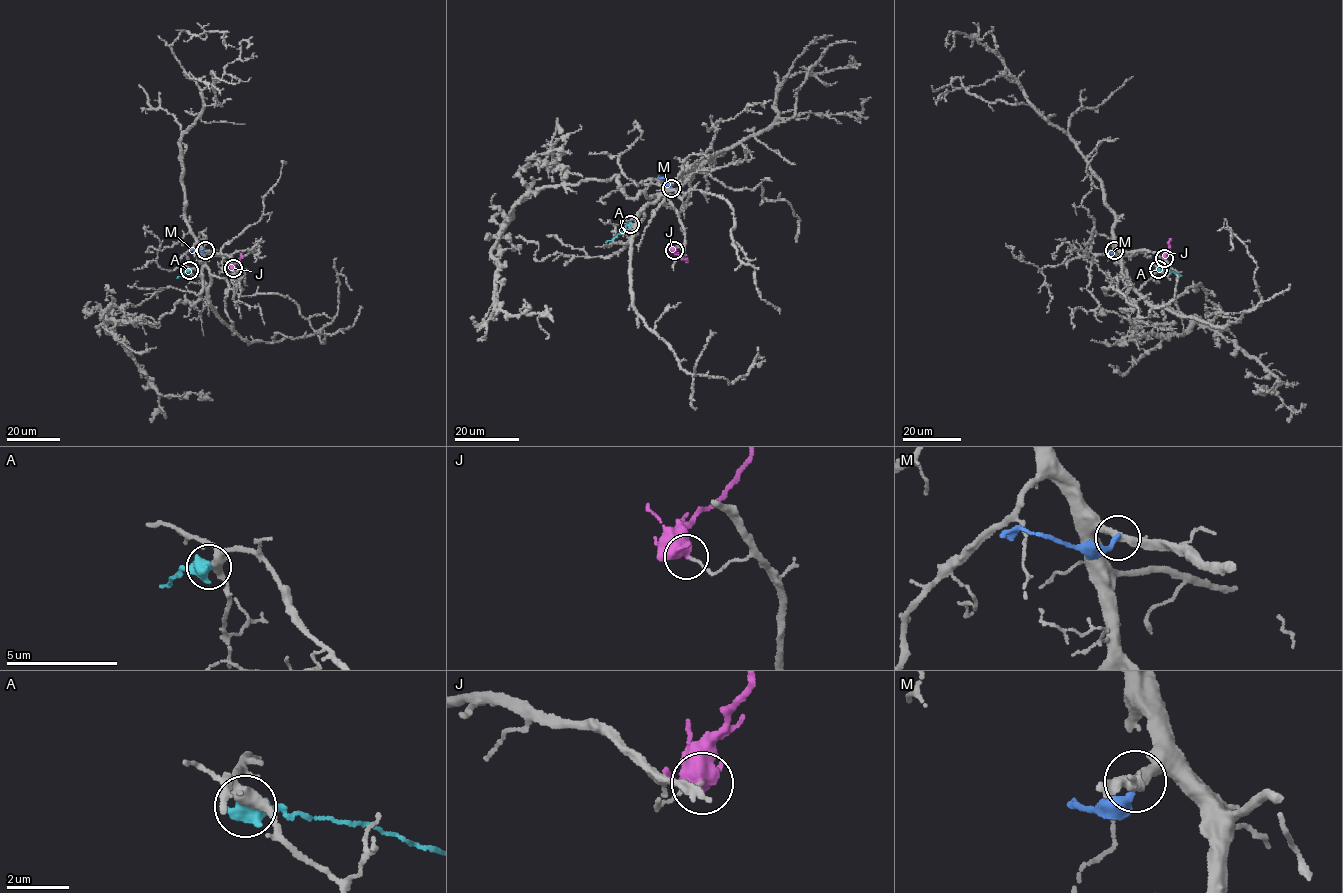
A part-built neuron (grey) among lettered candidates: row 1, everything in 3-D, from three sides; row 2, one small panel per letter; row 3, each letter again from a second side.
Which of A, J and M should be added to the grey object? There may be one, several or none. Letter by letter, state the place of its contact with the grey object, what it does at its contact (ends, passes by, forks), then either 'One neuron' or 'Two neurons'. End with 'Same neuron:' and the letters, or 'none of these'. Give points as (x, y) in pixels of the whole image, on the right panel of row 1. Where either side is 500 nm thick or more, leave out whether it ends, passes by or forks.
A: Touches grey at (1158, 269). Two neurons
J: Touches grey at (1164, 258). It passes by. Two neurons
M: Touches grey at (1114, 250). It ends there. Two neurons
Same neuron: none of these

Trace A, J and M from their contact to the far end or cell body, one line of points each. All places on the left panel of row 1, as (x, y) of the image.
A: (189, 270), (177, 278)
J: (233, 268), (241, 253)
M: (205, 250), (191, 250)

